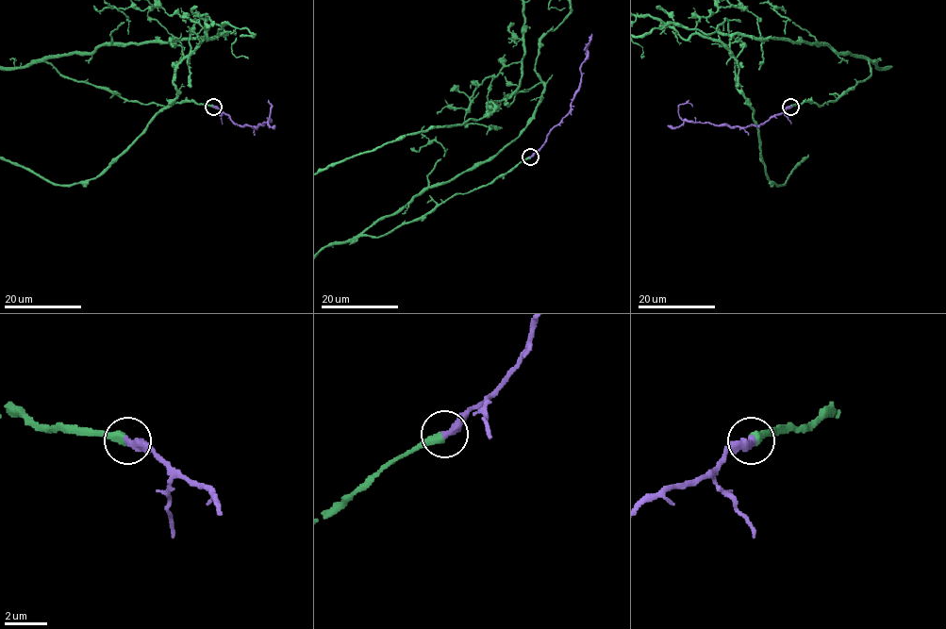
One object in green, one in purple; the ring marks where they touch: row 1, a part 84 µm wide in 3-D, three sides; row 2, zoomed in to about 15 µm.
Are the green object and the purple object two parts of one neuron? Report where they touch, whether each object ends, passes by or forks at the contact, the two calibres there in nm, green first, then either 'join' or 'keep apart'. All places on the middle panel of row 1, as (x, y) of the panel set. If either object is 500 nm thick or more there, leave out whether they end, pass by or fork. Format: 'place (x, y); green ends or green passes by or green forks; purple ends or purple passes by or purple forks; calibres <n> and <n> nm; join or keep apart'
place (530, 157); green ends; purple ends; calibres 440 and 400 nm; join

